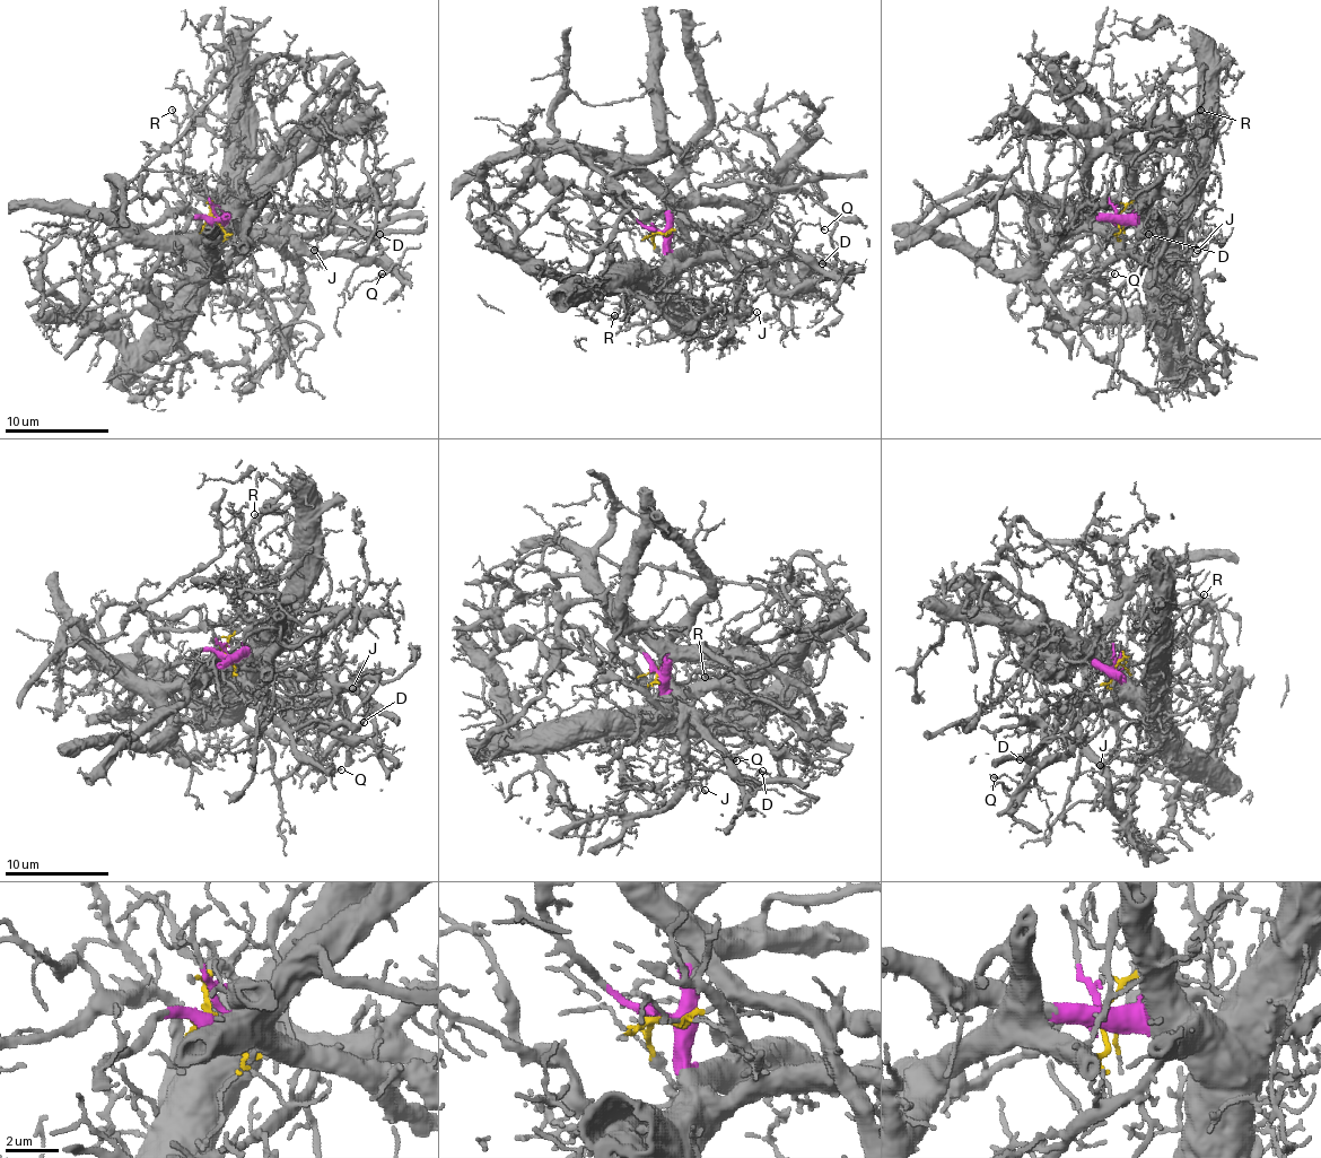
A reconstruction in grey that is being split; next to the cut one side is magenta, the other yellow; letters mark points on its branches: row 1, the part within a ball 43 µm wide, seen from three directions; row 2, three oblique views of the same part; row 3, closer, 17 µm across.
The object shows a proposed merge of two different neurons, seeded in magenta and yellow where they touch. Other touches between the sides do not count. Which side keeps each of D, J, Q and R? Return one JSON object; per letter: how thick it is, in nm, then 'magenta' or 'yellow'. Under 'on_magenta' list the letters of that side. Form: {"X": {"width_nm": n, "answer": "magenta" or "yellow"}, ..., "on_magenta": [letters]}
{"D": {"width_nm": 100, "answer": "yellow"}, "J": {"width_nm": 90, "answer": "yellow"}, "Q": {"width_nm": 80, "answer": "yellow"}, "R": {"width_nm": 120, "answer": "magenta"}, "on_magenta": ["R"]}

